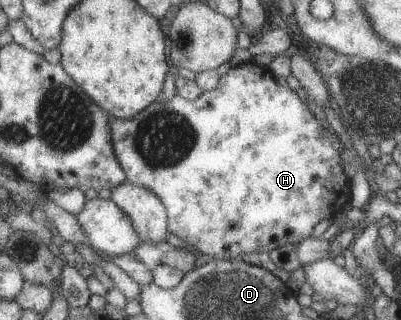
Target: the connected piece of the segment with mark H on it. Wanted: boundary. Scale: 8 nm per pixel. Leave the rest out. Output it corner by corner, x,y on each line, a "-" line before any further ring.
250,63
231,67
226,75
221,76
221,82
214,90
204,91
195,101
188,100
180,94
175,94
169,100
156,99
133,119
111,116
110,126
116,156
127,172
129,181
153,190
167,205
172,234
178,236
186,247
197,253
209,254
212,258
236,259
252,252
271,253
287,244
298,245
304,239
312,237
314,228
324,218
334,219
341,216
352,200
352,186
344,172
344,162
340,156
340,150
344,149
342,142
334,132
326,132
322,122
308,110
308,106
300,100
296,91
282,86
268,66

